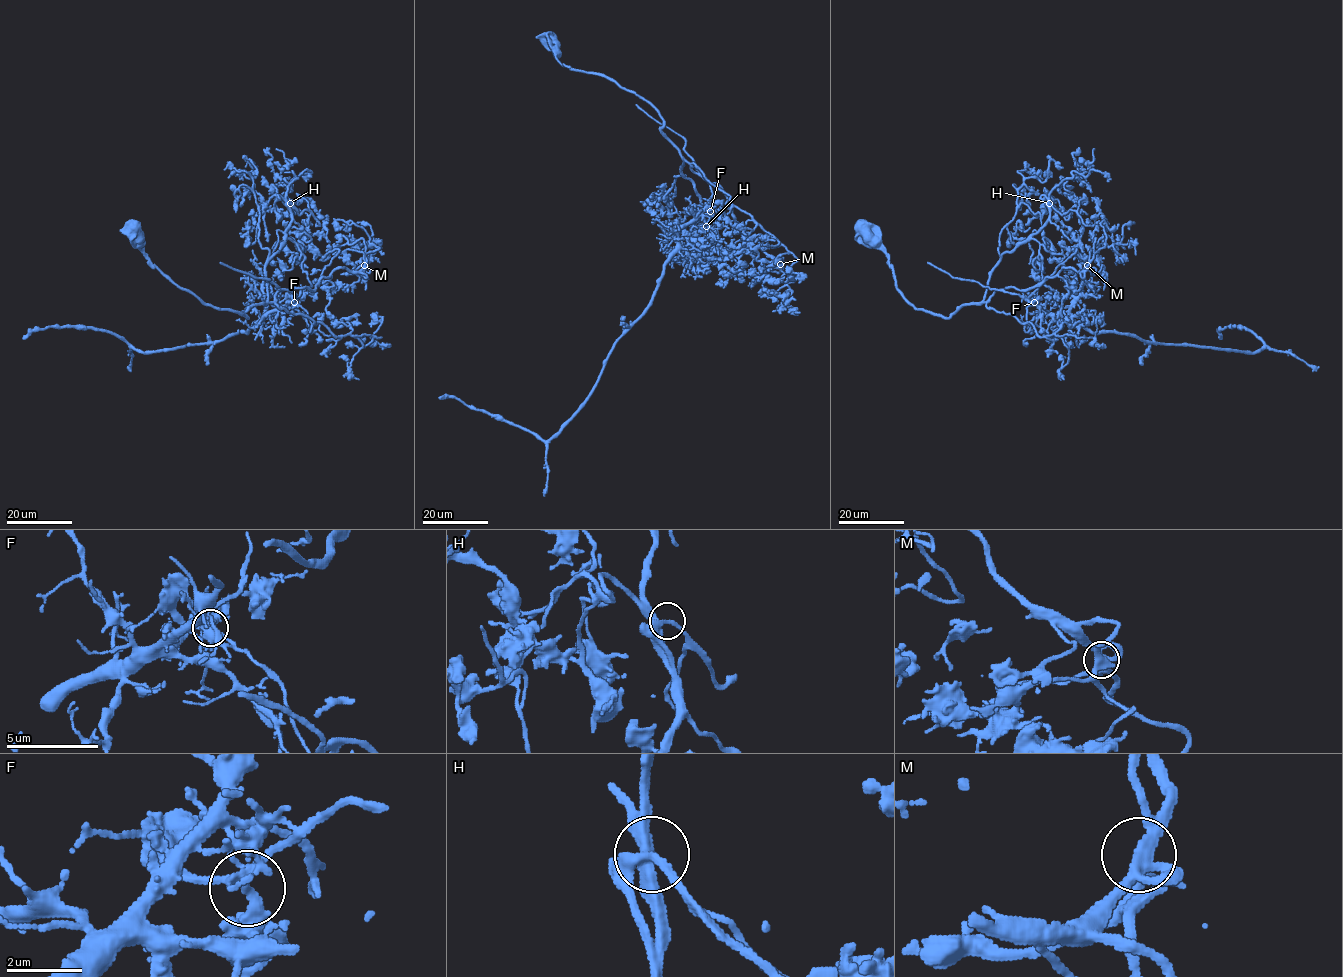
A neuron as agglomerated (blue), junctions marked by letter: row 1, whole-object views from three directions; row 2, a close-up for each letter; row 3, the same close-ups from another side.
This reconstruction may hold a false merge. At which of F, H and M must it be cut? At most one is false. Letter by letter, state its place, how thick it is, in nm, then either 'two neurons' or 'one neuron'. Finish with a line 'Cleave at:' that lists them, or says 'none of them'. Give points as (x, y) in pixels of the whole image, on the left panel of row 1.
F: at (294, 302); 280 nm thick; two neurons
H: at (290, 203); 280 nm thick; one neuron
M: at (364, 265); 280 nm thick; one neuron
Cleave at: F

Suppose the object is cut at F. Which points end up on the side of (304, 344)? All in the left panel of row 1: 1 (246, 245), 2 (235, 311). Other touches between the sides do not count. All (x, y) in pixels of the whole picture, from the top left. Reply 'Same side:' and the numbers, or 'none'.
Same side: 1, 2

